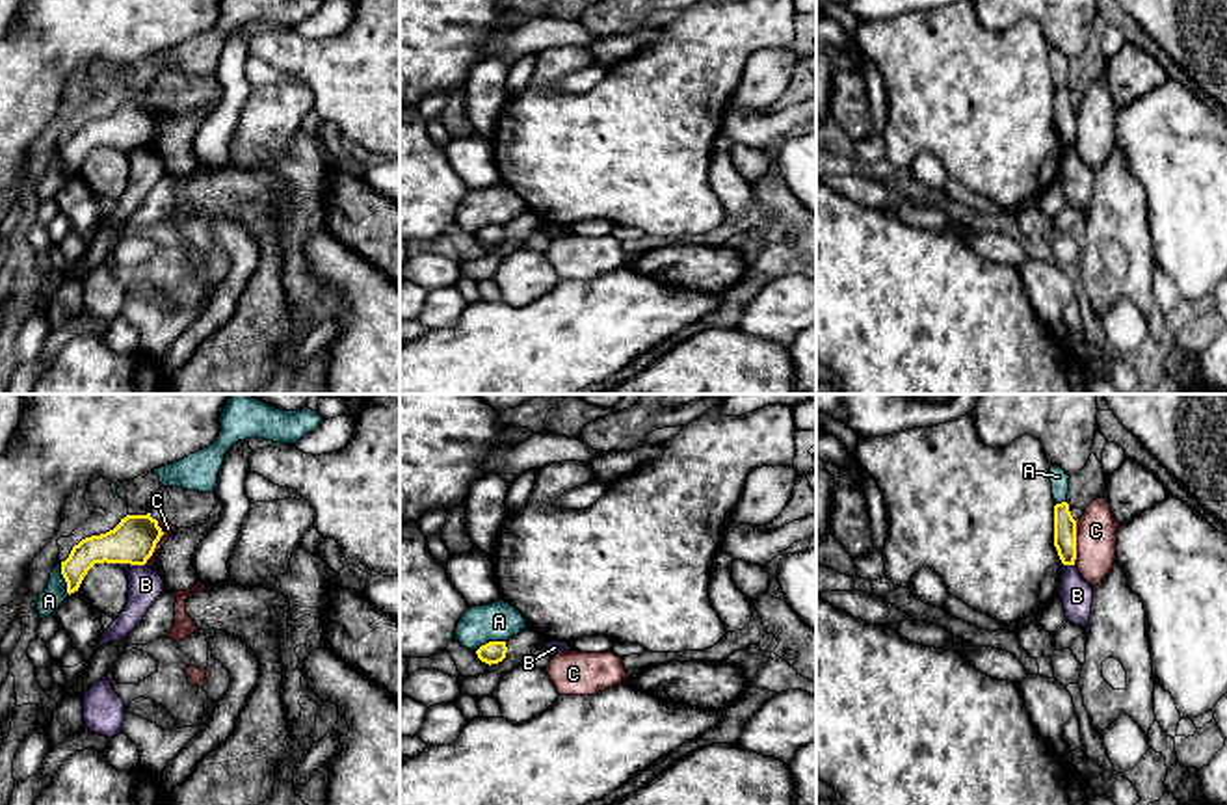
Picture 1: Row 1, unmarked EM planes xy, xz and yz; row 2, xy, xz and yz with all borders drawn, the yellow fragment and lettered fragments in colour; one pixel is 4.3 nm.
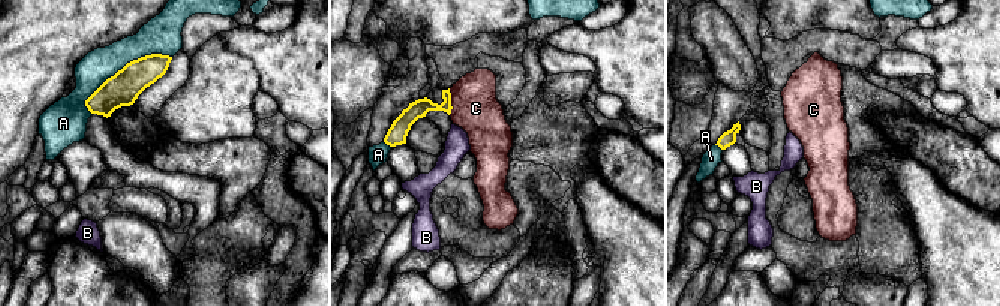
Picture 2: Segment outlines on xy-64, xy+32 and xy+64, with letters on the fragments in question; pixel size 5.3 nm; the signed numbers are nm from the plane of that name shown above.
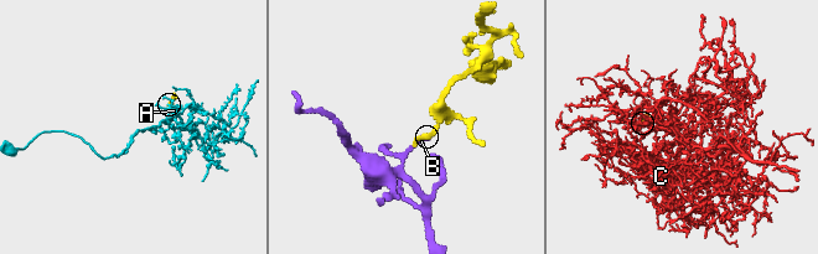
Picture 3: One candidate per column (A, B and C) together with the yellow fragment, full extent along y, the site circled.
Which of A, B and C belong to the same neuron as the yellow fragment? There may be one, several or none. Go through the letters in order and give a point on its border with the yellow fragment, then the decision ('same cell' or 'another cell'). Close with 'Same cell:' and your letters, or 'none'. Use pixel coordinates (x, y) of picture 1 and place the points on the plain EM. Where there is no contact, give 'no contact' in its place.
A: meets yellow in xy at (64, 160); another cell
B: meets yellow in xy at (138, 147); another cell
C: meets yellow in xy at (157, 125); another cell
Same cell: none

